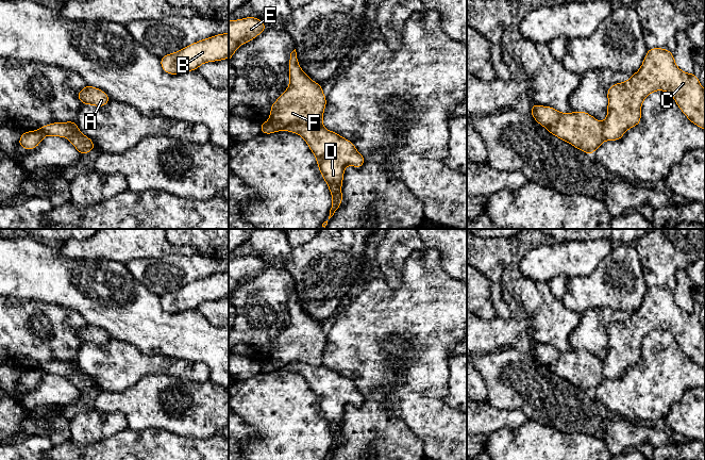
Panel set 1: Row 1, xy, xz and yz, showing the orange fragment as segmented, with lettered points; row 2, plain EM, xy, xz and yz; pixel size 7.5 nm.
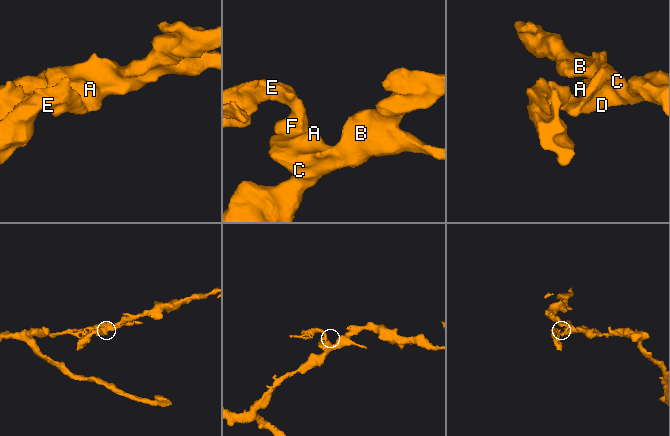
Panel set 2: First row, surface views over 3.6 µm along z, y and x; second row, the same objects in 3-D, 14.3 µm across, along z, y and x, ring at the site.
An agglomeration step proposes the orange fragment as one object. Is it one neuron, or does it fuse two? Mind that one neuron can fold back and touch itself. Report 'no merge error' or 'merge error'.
merge error

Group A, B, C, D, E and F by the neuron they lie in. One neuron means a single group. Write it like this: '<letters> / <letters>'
A B C D / E F

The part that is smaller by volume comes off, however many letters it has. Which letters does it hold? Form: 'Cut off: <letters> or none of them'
Cut off: E, F

